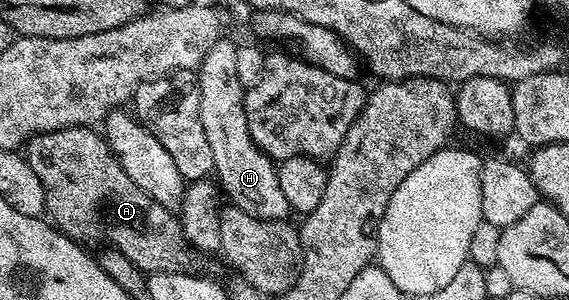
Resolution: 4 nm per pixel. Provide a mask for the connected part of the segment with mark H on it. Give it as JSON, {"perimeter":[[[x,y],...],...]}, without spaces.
{"perimeter":[[[221,41],[213,45],[210,53],[202,60],[198,68],[200,81],[200,116],[202,117],[202,129],[206,129],[206,141],[210,141],[210,153],[214,153],[214,175],[222,186],[225,196],[230,198],[231,206],[240,207],[246,213],[250,213],[259,219],[287,220],[290,208],[282,193],[282,185],[278,185],[276,176],[277,164],[265,155],[261,147],[250,137],[250,129],[246,125],[246,113],[244,112],[244,82],[238,73],[238,57],[240,51],[232,43]]]}

